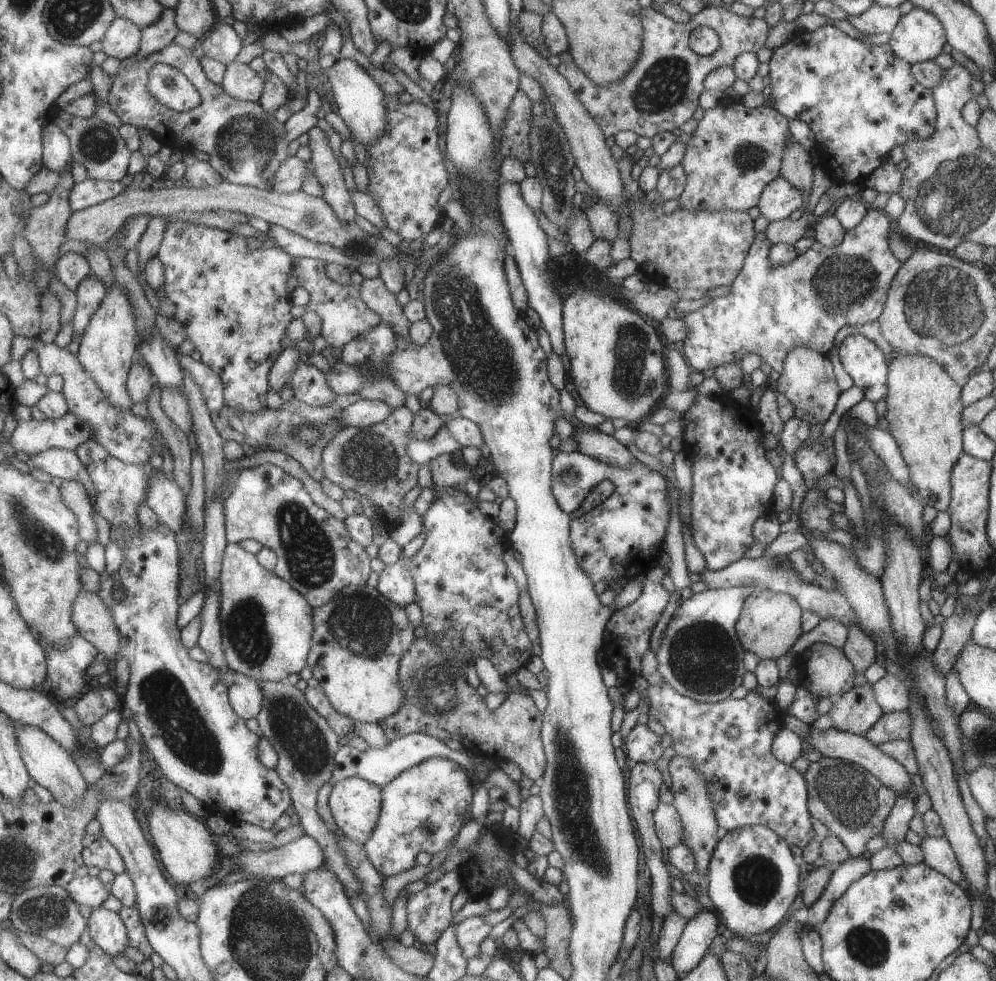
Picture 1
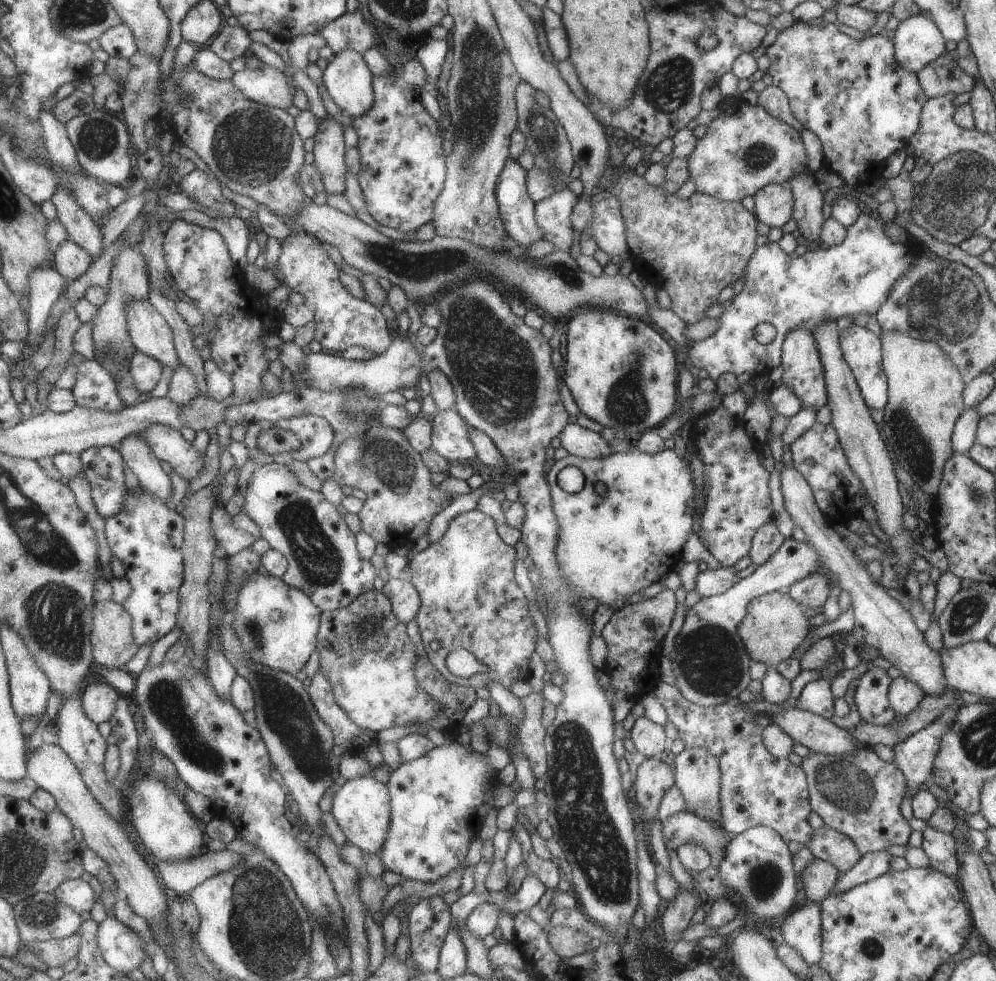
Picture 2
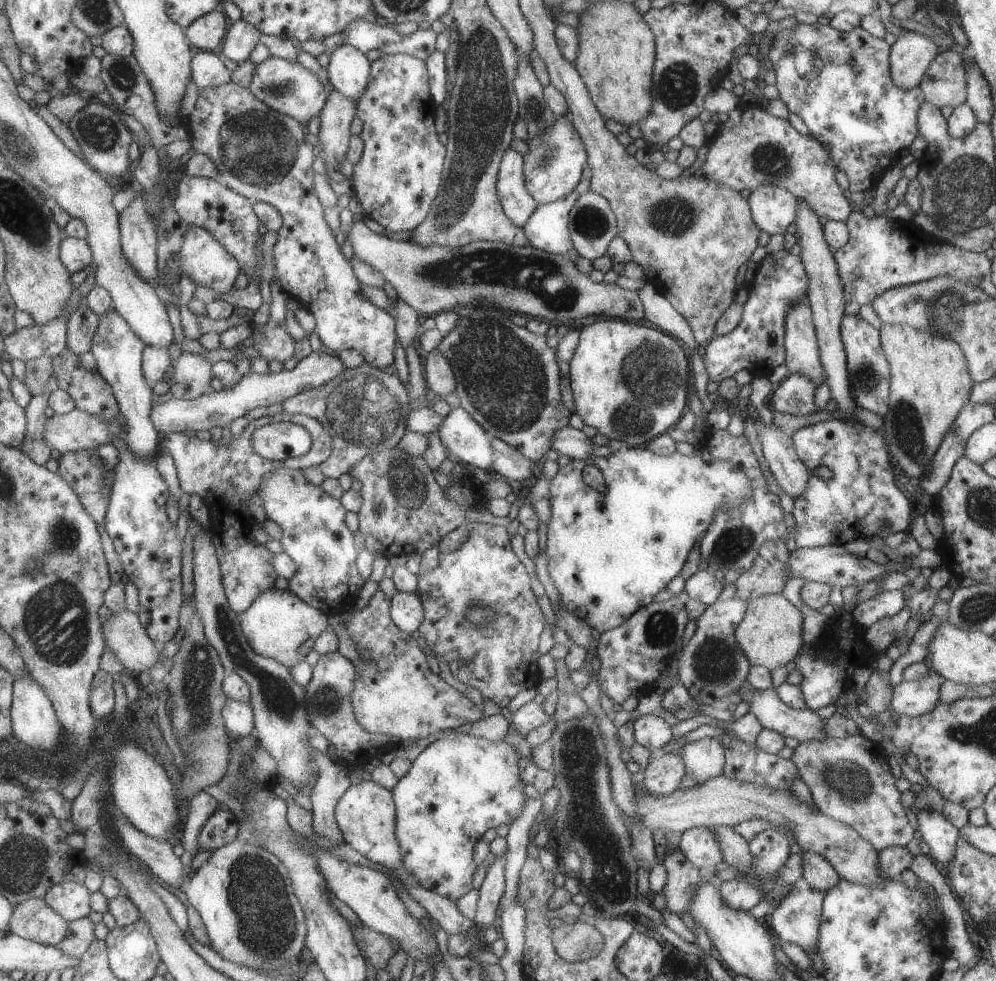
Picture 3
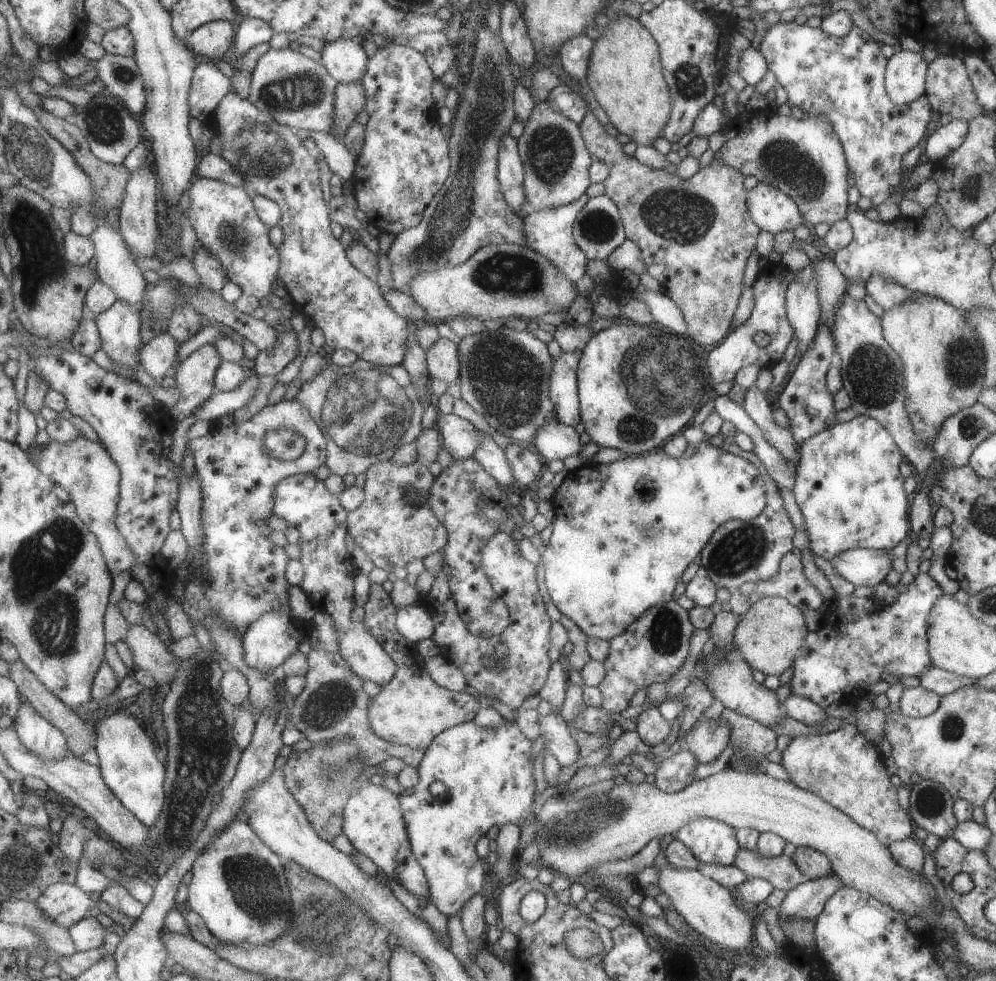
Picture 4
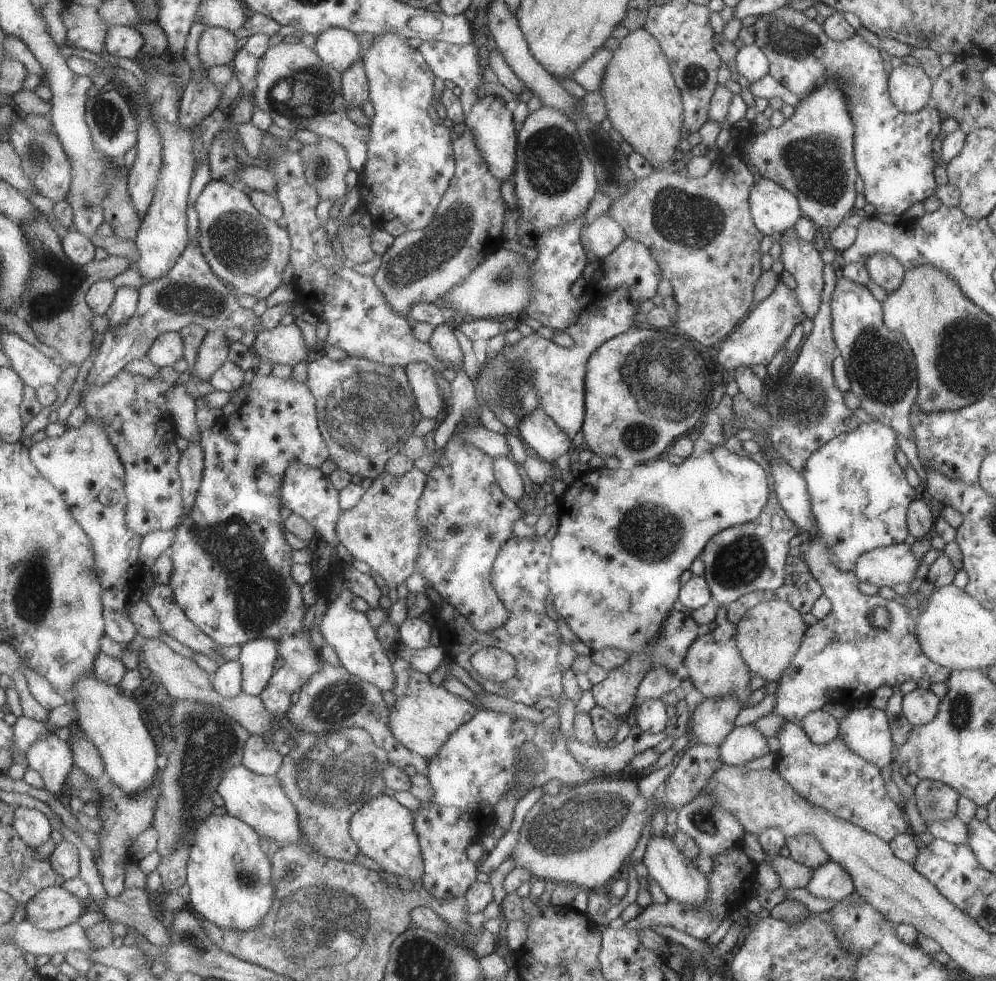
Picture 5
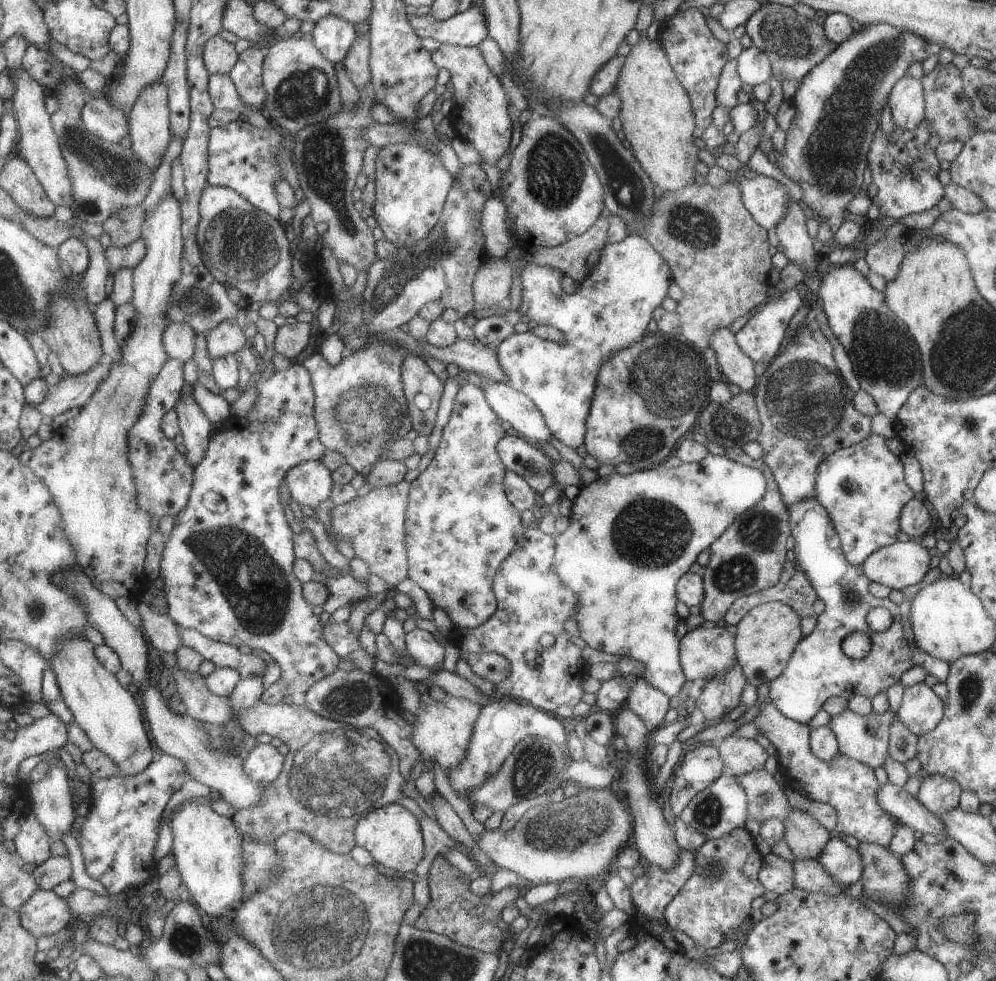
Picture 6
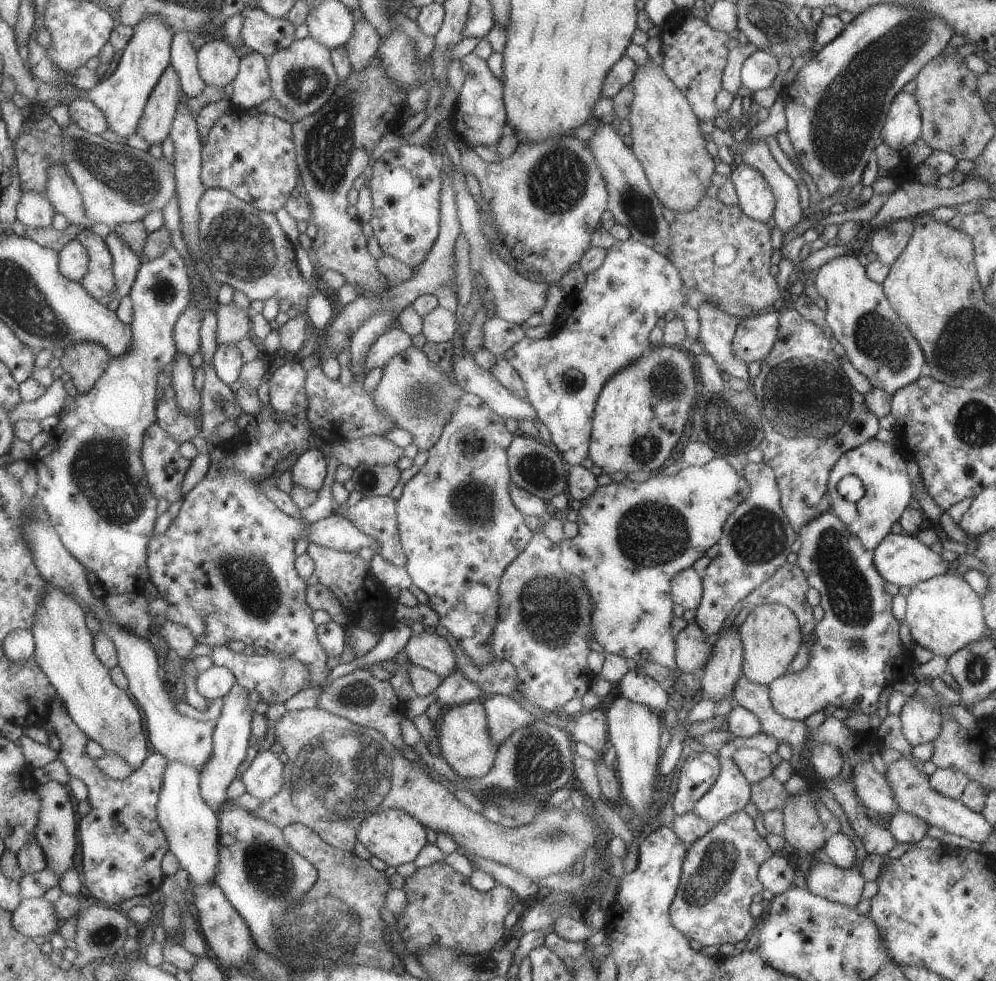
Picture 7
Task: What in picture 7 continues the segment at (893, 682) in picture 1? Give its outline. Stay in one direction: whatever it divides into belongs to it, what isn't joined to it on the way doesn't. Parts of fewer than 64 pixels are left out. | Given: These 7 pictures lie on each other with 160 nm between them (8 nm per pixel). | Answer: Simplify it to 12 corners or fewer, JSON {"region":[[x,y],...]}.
{"region":[[923,696],[903,699],[898,717],[912,747],[932,742],[942,723]]}

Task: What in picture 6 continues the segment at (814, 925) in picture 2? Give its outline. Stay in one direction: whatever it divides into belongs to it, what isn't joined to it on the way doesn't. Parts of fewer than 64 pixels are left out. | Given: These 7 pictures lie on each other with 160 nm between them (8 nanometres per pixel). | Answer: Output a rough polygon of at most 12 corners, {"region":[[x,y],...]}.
{"region":[[838,835],[817,859],[845,886],[862,876],[857,850]]}

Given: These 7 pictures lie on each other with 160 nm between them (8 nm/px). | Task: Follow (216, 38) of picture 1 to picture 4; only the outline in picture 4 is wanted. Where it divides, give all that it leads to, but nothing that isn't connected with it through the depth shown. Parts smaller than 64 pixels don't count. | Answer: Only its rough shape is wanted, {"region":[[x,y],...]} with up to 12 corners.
{"region":[[245,17],[236,32],[241,61],[254,46],[269,43],[276,30]]}

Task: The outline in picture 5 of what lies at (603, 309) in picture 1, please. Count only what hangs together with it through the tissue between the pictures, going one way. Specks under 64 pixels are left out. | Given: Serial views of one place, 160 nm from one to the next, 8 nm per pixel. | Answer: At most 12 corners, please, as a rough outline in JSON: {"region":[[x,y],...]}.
{"region":[[633,329],[585,368],[586,448],[657,458],[708,410],[685,334]]}

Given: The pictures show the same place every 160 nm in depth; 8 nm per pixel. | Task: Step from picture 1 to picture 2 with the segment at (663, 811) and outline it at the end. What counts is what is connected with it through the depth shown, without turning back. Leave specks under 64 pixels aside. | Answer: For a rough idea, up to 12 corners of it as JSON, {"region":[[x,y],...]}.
{"region":[[682,810],[660,825],[667,849],[694,842],[719,862],[722,825]]}

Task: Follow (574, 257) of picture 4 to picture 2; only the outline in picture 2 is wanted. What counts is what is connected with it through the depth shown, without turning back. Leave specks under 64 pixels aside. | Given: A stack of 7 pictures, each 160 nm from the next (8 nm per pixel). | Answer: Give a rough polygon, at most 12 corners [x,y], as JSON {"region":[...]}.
{"region":[[567,187],[534,203],[542,238],[569,250],[571,208],[579,200]]}

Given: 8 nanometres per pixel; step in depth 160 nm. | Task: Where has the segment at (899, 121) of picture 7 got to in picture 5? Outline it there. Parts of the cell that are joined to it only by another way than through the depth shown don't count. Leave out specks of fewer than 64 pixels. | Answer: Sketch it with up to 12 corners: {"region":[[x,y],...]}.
{"region":[[903,63],[887,78],[891,102],[916,113],[931,102],[930,79]]}

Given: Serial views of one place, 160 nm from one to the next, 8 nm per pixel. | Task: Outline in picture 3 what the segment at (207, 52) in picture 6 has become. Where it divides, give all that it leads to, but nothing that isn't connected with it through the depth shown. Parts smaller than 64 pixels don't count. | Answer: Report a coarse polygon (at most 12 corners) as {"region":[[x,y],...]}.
{"region":[[223,10],[185,29],[191,45],[217,50],[228,36]]}

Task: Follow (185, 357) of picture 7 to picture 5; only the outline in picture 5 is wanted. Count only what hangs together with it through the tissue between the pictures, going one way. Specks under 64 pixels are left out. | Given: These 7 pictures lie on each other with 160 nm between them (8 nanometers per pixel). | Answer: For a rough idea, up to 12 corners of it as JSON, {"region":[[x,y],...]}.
{"region":[[202,442],[182,452],[185,518],[197,500],[205,468]]}

